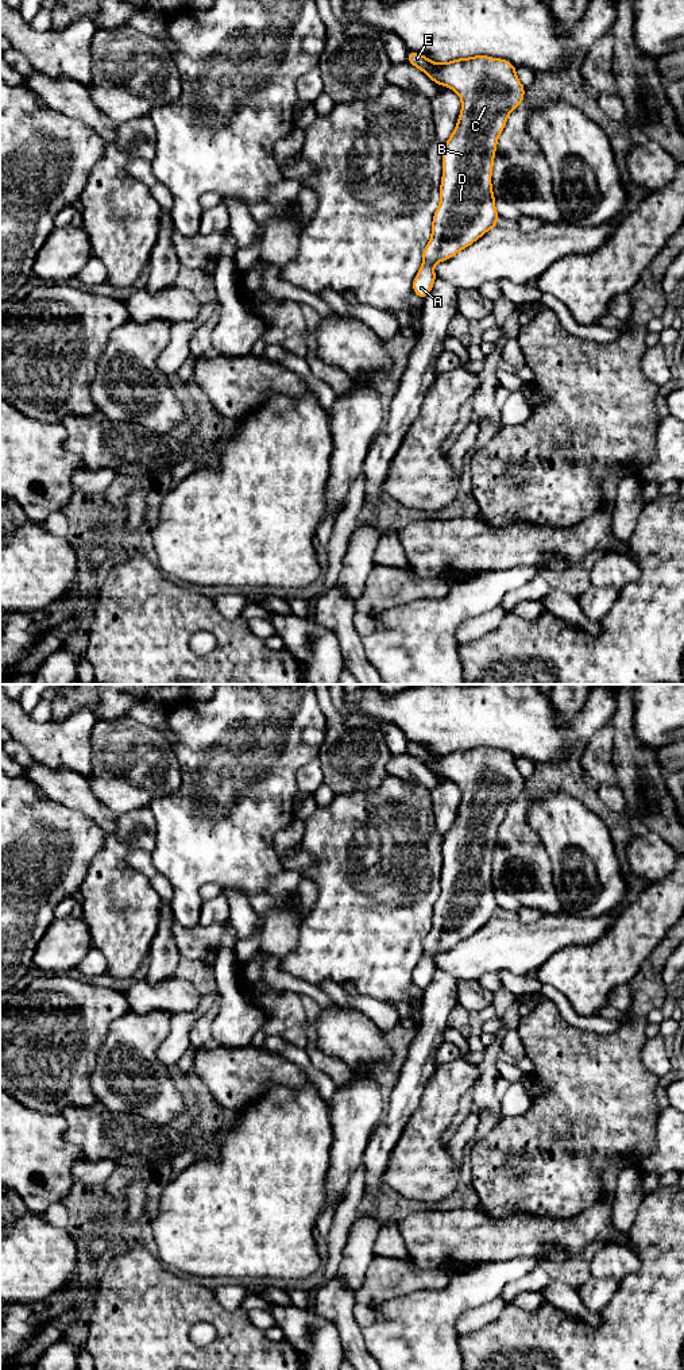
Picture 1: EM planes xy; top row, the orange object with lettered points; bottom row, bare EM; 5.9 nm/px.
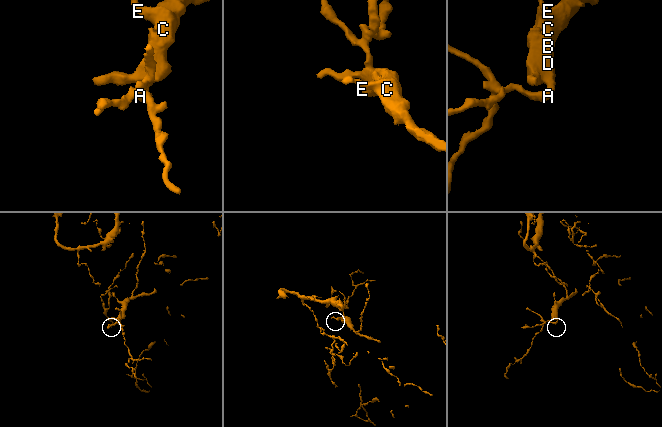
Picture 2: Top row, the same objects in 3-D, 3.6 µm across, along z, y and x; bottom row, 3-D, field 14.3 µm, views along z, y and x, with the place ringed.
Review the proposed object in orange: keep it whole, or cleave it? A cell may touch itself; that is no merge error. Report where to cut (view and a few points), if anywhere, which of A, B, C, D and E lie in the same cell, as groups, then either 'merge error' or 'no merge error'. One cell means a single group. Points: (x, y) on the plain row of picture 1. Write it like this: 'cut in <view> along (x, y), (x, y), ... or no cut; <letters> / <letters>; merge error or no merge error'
no cut; A B C D E; no merge error

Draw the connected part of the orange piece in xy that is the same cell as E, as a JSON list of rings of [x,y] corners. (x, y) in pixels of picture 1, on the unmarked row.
[[[407,742],[407,752],[437,776],[453,780],[461,790],[456,819],[443,837],[441,891],[433,907],[432,927],[422,943],[422,957],[413,972],[414,984],[424,991],[436,972],[433,957],[471,937],[499,911],[491,877],[494,848],[509,806],[522,795],[525,779],[517,768],[515,757],[507,750],[476,746],[438,755],[422,745]]]

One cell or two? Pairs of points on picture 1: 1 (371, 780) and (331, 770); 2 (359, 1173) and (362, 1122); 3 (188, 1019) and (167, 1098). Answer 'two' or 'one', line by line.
1: one
2: two
3: two

